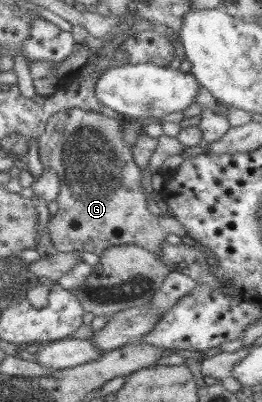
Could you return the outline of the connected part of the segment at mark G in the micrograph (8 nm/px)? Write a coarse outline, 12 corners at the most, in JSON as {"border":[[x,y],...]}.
{"border":[[72,107],[36,142],[60,180],[59,252],[136,244],[176,218],[148,210],[123,122]]}

